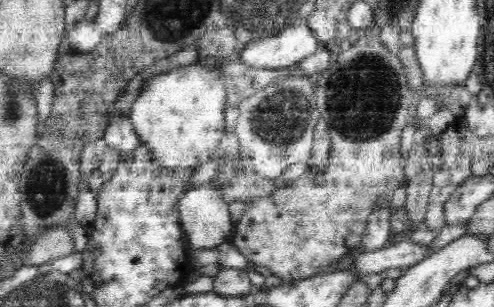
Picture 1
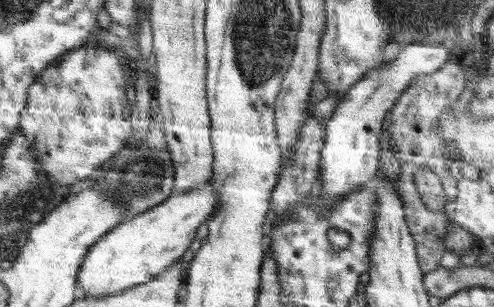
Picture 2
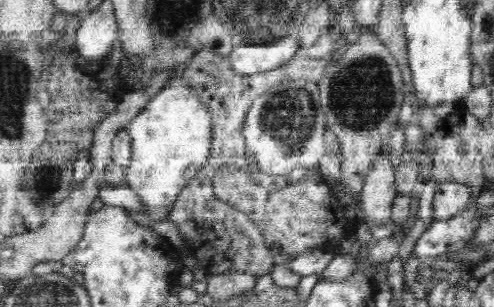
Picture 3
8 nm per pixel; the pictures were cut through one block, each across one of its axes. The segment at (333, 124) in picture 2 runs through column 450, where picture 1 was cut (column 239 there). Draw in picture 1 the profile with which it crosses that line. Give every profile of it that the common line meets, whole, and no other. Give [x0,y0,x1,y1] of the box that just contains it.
[238,26,322,70]

